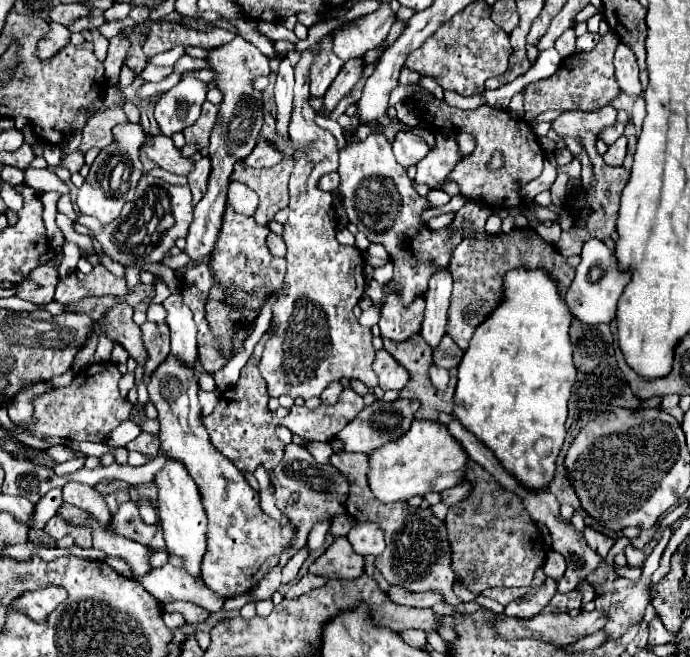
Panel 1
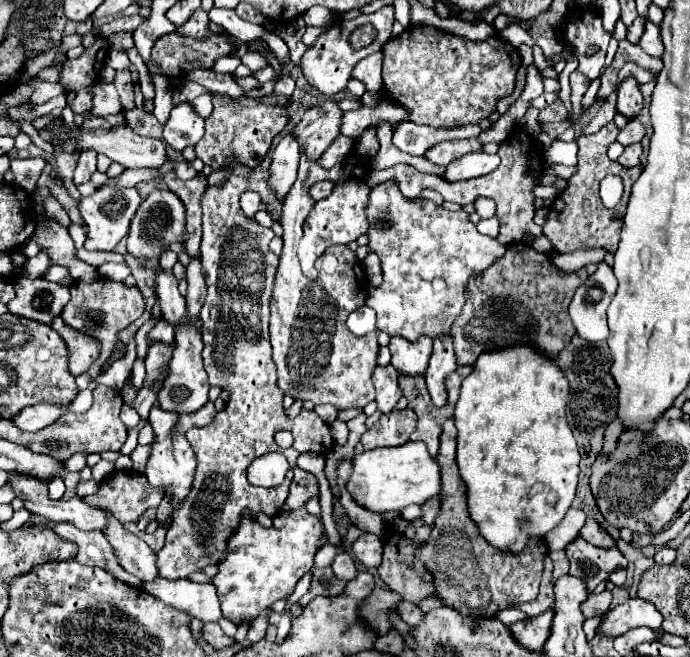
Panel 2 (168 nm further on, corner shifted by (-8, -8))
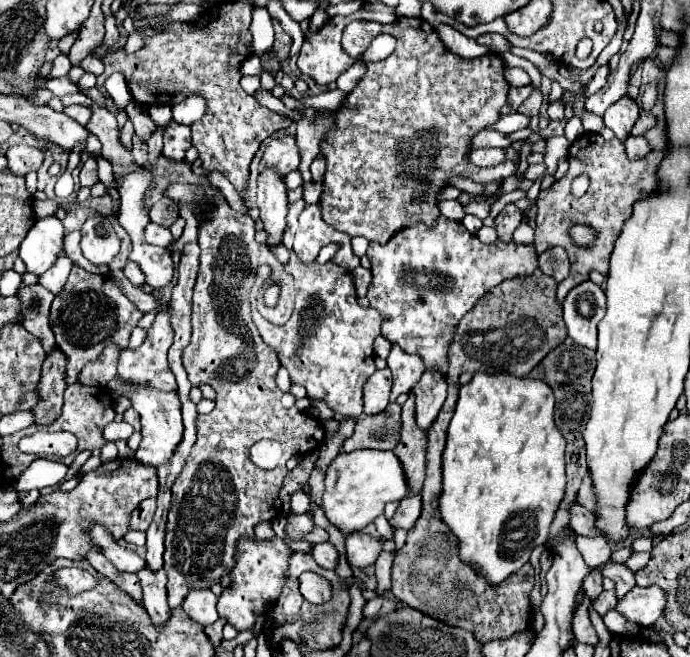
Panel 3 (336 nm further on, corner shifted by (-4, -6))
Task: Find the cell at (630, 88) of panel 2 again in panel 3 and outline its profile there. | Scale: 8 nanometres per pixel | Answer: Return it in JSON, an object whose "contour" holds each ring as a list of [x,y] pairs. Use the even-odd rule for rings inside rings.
{"contour":[[[624,96],[624,98],[620,98],[620,102],[614,102],[604,112],[604,122],[616,134],[618,140],[624,140],[624,138],[628,138],[630,128],[634,126],[634,122],[640,116],[638,110],[640,110],[638,104],[630,96]]]}

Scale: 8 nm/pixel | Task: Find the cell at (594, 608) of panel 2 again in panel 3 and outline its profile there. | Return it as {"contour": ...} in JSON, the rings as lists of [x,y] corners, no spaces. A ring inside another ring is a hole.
{"contour":[[[604,590],[604,592],[592,602],[592,608],[594,608],[600,616],[604,616],[608,610],[612,610],[612,608],[616,606],[616,602],[618,602],[616,592],[614,592],[614,590]]]}

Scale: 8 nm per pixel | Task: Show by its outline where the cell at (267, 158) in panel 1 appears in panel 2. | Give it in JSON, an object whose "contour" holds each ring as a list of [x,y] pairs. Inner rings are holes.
{"contour":[[[228,176],[220,186],[208,184],[208,192],[204,192],[200,200],[204,230],[200,248],[202,272],[208,286],[200,312],[204,340],[202,364],[208,372],[210,386],[226,390],[230,398],[226,408],[218,412],[208,426],[186,432],[186,438],[196,452],[198,468],[190,494],[172,514],[166,544],[156,554],[158,570],[168,580],[188,578],[192,572],[202,572],[208,564],[220,564],[226,556],[228,536],[238,528],[244,514],[252,518],[260,512],[270,518],[280,514],[282,506],[276,506],[276,502],[286,500],[292,474],[288,474],[284,484],[276,488],[252,486],[246,480],[246,468],[254,458],[270,452],[284,452],[288,464],[294,466],[302,452],[328,454],[334,446],[328,424],[316,412],[303,408],[294,418],[284,414],[282,392],[276,384],[276,364],[268,340],[268,306],[278,268],[278,256],[268,248],[274,232],[244,216],[240,210],[238,198],[246,190],[246,178]],[[284,428],[294,432],[294,446],[290,450],[282,450],[274,442],[274,434]]]}

